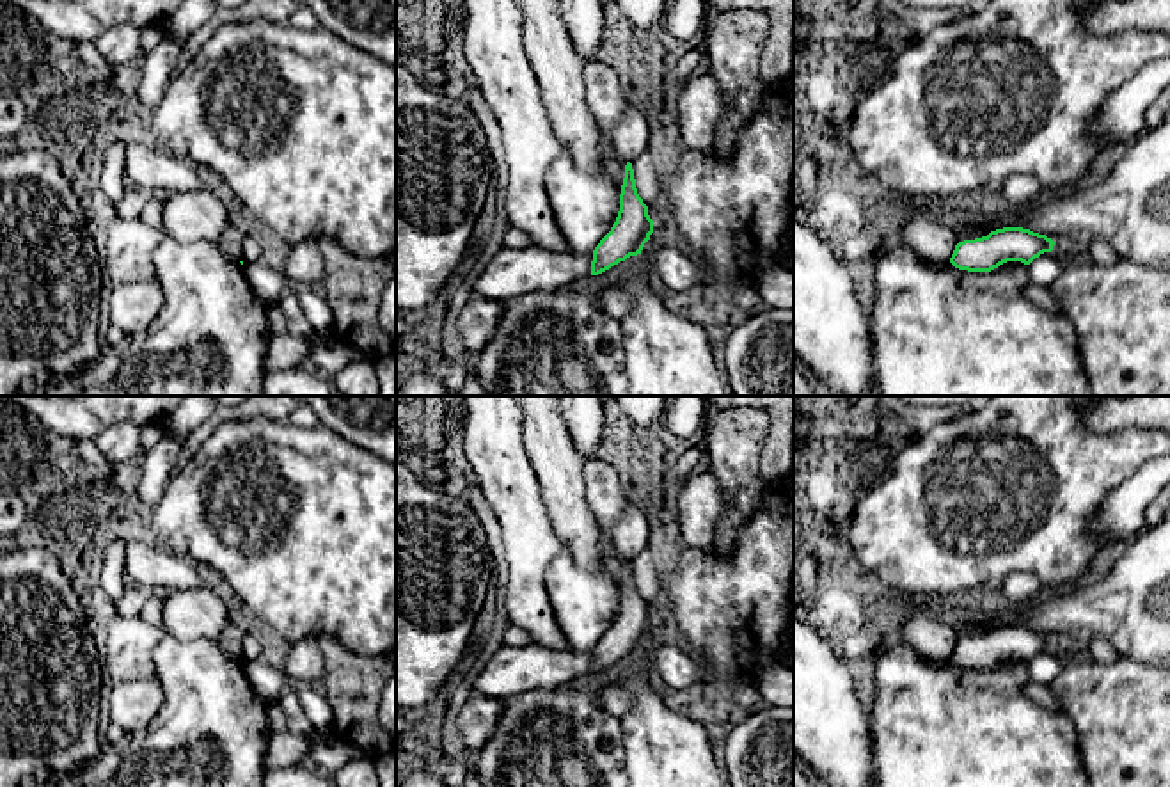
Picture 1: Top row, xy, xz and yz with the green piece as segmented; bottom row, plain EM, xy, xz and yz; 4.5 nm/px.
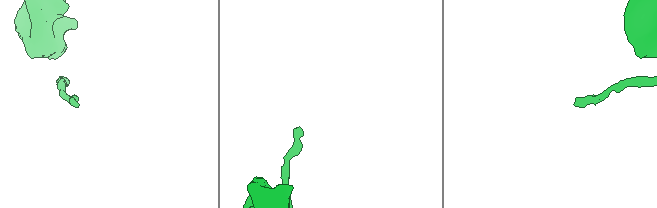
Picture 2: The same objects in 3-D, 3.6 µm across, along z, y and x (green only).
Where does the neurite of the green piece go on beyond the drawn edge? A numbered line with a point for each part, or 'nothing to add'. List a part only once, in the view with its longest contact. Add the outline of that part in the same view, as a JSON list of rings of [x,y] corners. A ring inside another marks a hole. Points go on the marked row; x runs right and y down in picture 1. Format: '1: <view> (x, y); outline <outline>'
nothing to add

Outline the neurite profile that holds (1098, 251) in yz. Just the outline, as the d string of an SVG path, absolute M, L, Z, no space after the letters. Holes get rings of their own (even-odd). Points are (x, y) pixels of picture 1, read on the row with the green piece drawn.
M1101 240L1092 242L1087 249L1087 259L1095 261L1099 265L1111 265L1119 259L1117 250Z

